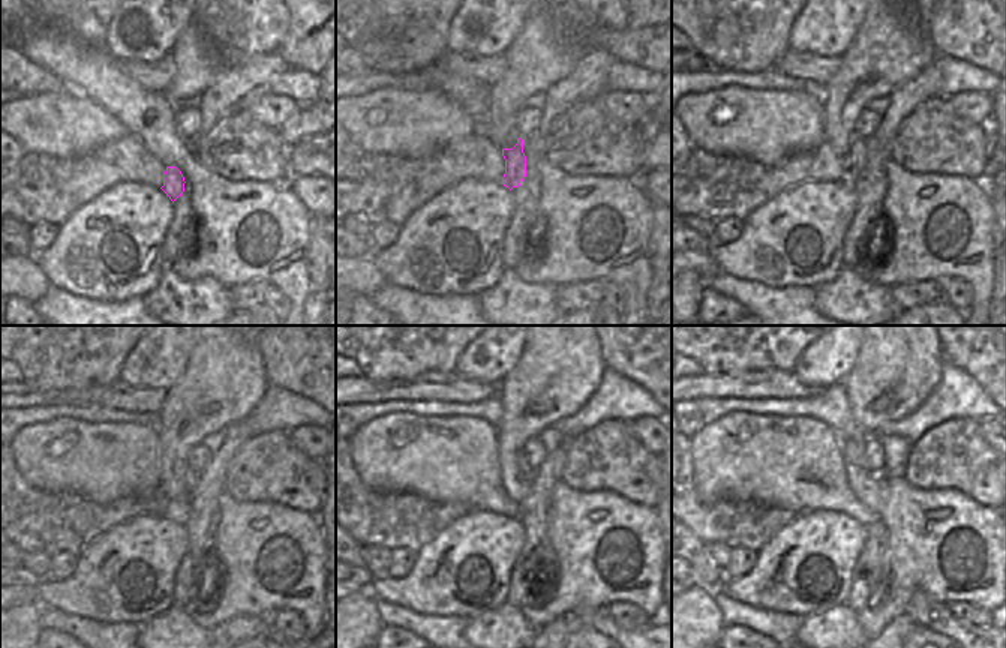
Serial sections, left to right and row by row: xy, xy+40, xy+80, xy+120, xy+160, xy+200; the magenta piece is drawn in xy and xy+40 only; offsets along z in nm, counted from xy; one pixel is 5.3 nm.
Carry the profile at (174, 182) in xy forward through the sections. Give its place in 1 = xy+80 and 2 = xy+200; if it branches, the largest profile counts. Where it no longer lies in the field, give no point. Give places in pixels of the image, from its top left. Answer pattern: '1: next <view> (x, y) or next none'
1: next xy+80 (852, 165)
2: next xy+200 (850, 446)

